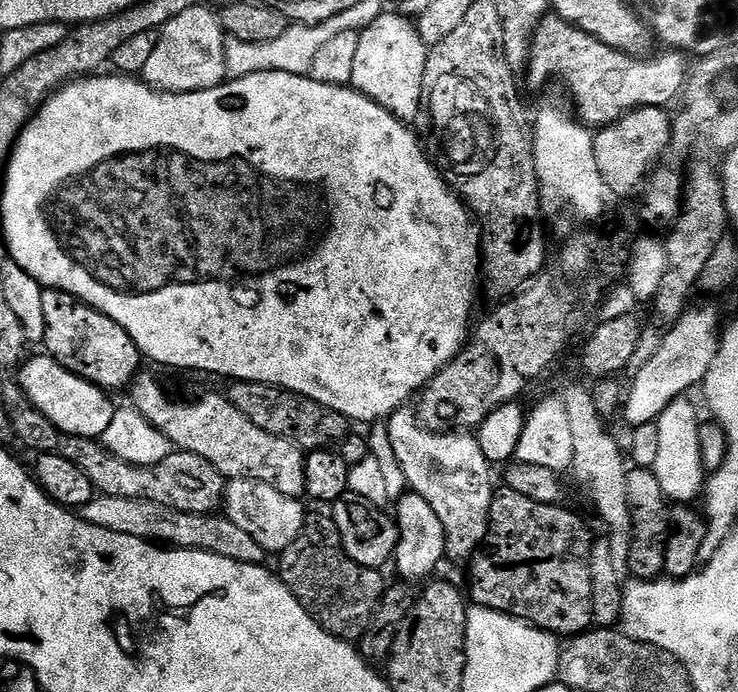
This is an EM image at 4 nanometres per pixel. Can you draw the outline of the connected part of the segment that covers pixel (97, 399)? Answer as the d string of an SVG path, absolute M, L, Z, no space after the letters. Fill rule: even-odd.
M29 355L18 368L18 383L28 401L42 415L50 418L50 422L54 422L58 430L66 434L81 436L87 440L103 437L106 426L114 422L114 414L118 411L117 405L112 405L112 400L108 397L111 395L105 389L94 386L89 380L83 380L78 374L66 370L52 356L39 355Z

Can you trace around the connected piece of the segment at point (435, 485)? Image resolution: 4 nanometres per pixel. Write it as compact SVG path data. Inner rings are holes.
M400 407L387 417L390 446L394 446L394 454L402 466L402 474L406 474L409 489L426 498L430 510L438 514L438 522L444 527L447 559L467 561L488 533L488 515L494 495L493 469L475 435L464 430L429 432L418 423L417 413L409 408Z

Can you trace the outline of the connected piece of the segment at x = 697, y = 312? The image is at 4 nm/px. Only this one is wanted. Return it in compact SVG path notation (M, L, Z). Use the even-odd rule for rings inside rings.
M700 304L697 308L689 307L675 326L662 338L662 347L653 354L650 362L638 370L636 376L631 377L632 389L627 389L626 399L622 404L622 416L629 420L632 426L650 423L660 419L660 415L670 406L670 402L681 399L692 387L703 385L706 374L710 370L710 362L720 349L720 338L722 335L722 323L720 324L720 312L712 304Z

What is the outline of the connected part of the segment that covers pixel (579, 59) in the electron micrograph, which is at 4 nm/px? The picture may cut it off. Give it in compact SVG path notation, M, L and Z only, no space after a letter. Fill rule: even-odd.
M548 14L532 35L526 73L529 82L540 88L560 72L569 94L576 99L575 115L585 125L607 126L621 120L634 108L664 108L675 96L677 99L683 93L690 75L690 64L684 61L683 51L667 51L651 58L628 56L570 26L561 16Z

